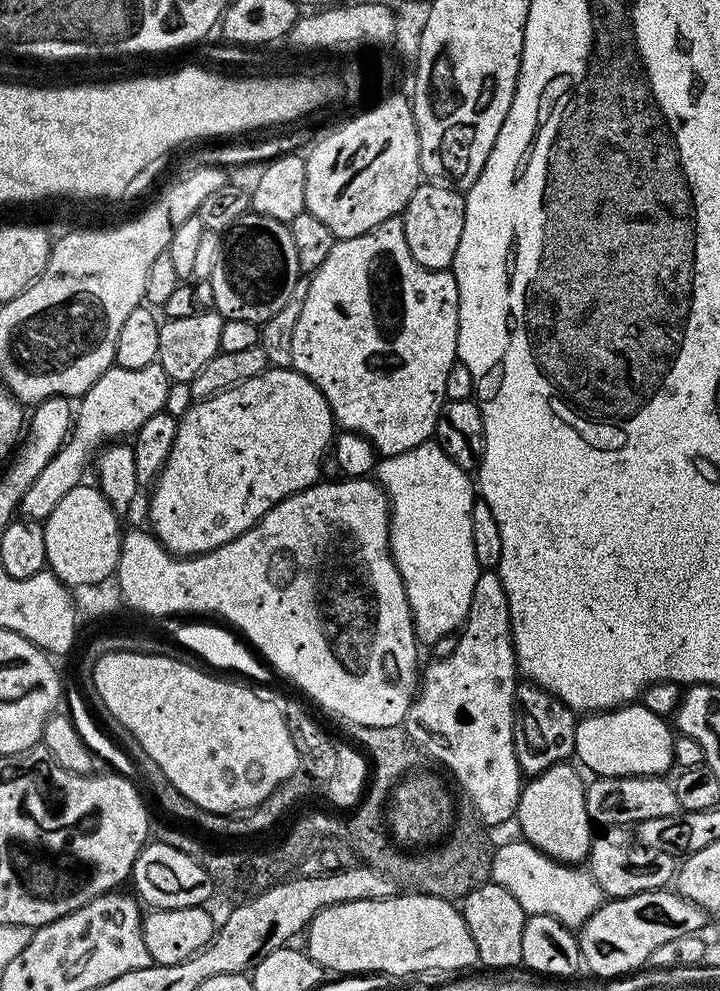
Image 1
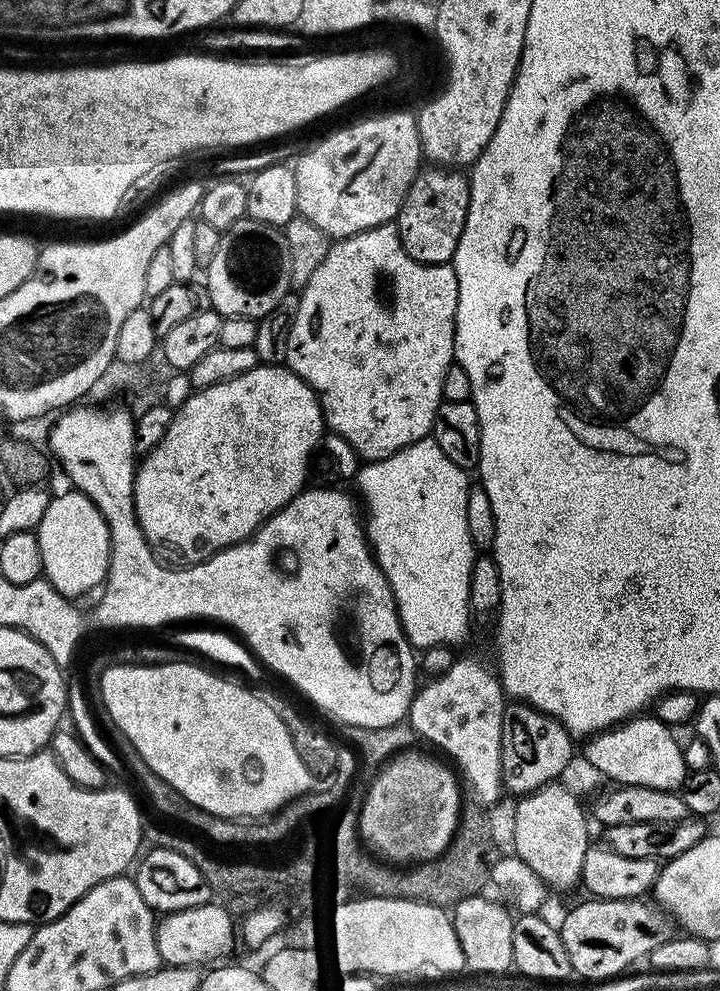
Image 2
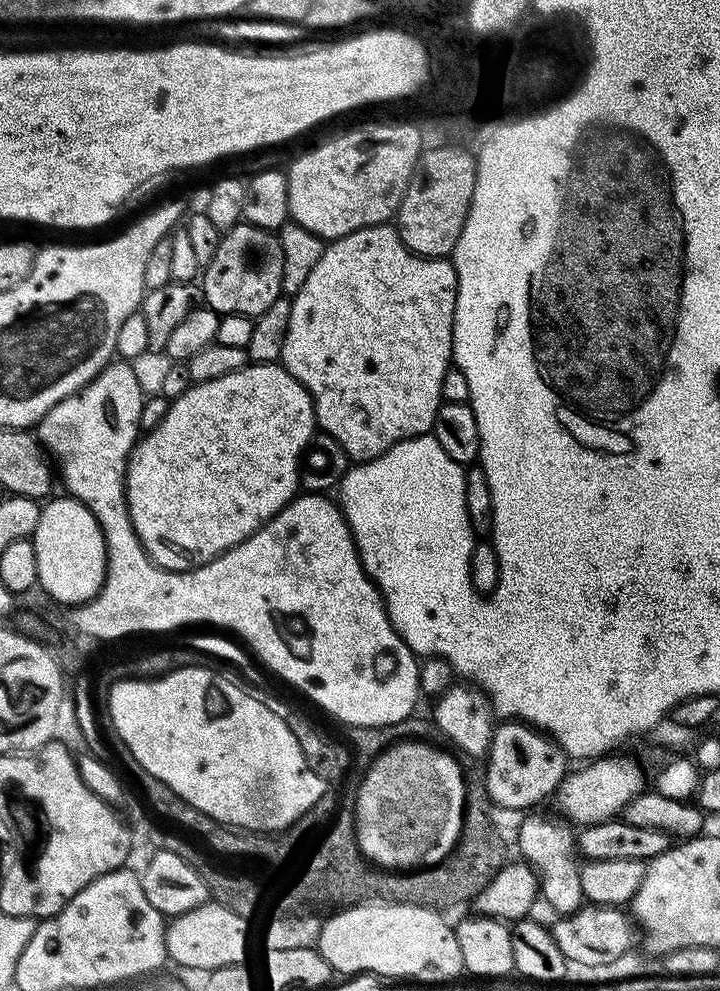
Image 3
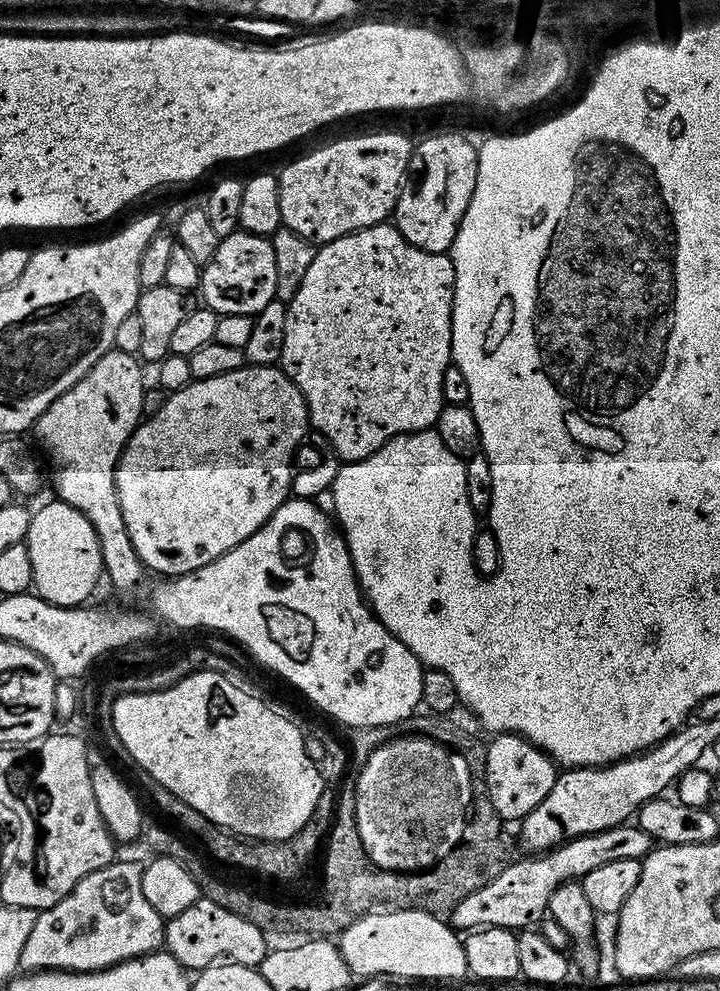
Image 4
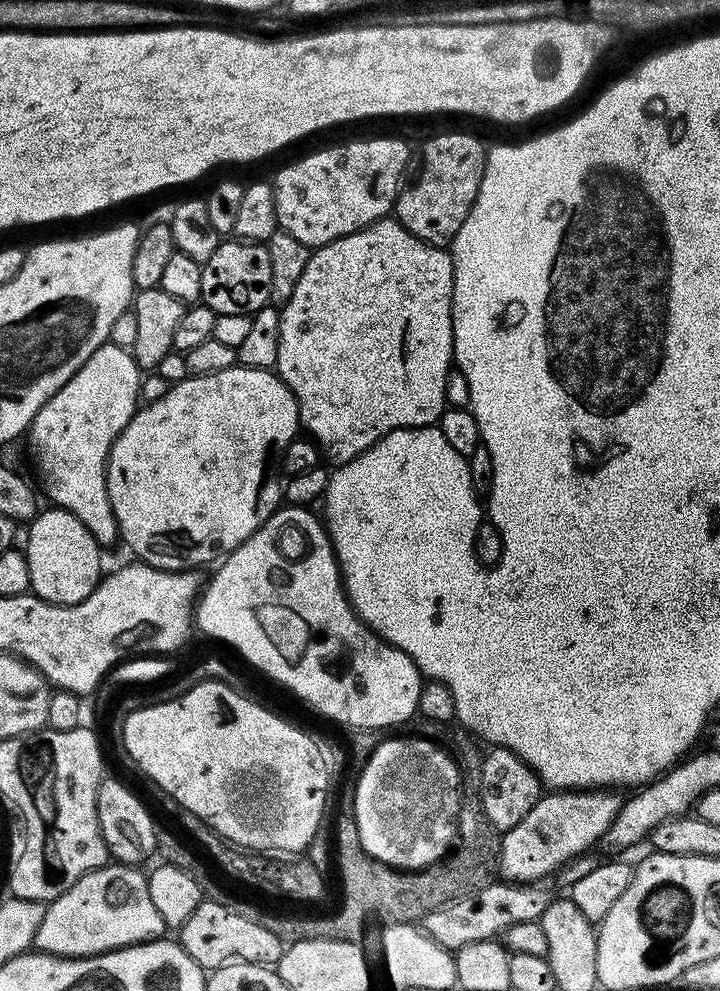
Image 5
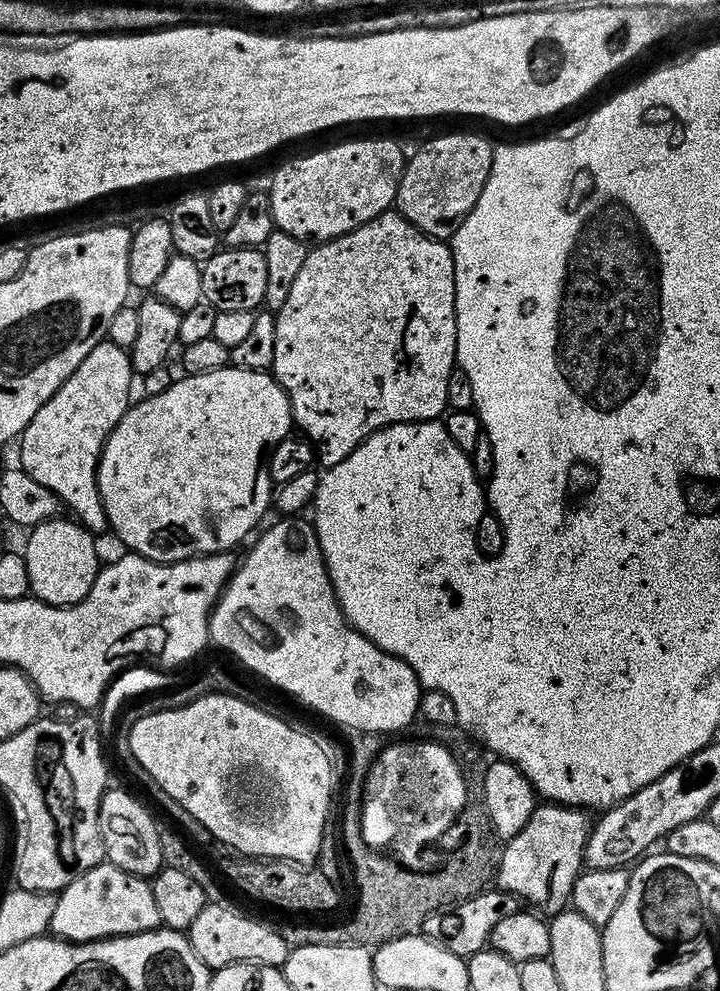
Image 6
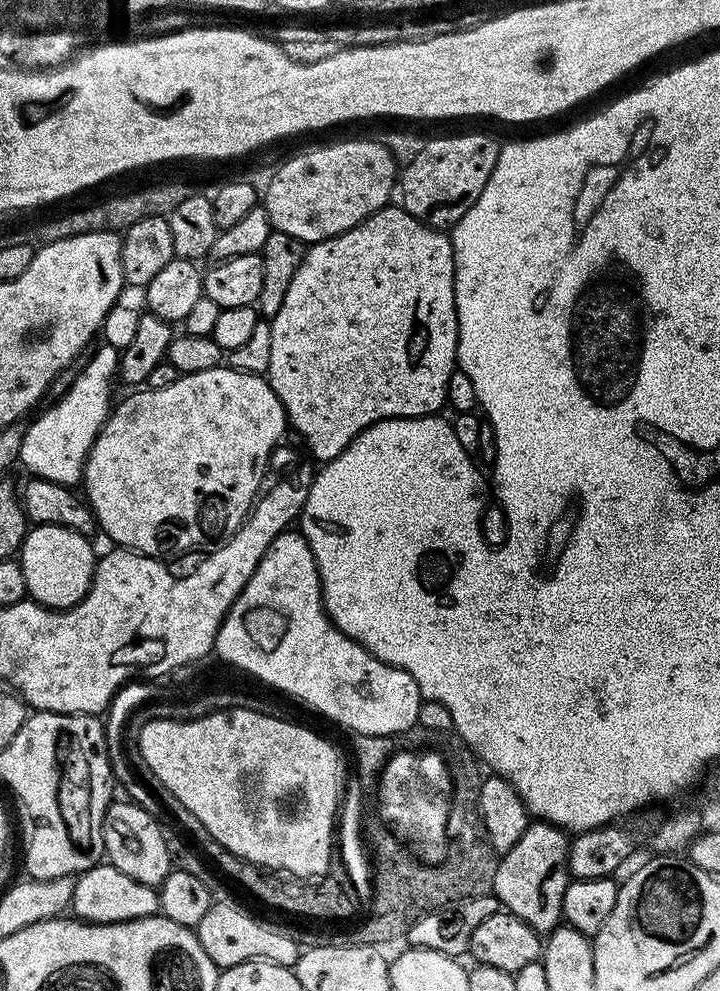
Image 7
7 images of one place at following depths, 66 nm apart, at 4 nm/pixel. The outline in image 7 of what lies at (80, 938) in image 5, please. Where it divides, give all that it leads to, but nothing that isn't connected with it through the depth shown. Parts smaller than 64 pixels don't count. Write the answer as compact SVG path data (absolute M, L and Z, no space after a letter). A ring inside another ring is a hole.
M101 862L88 872L80 873L70 908L79 919L87 923L117 924L157 915L160 912L160 893L153 885L138 882L130 878L130 874L122 874L122 870L114 865Z

